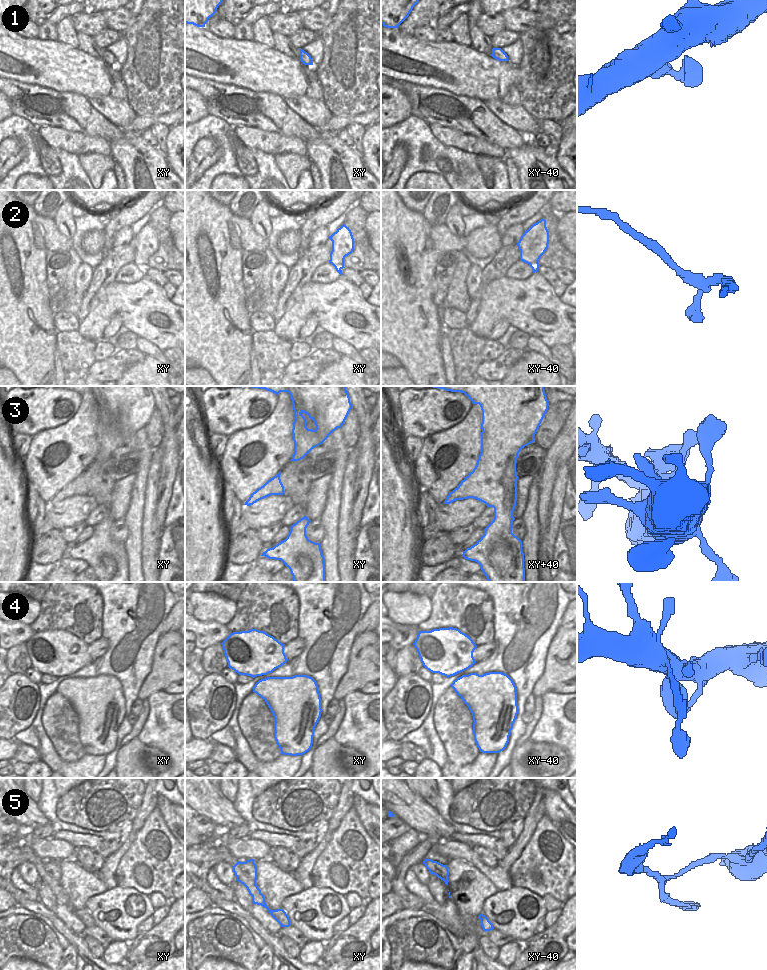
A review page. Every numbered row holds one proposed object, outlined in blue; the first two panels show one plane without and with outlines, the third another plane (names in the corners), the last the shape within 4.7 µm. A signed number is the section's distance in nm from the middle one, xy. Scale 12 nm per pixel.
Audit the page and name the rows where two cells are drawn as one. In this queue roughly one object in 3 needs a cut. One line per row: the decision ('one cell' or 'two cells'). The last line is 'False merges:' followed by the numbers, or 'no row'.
1: one cell
2: one cell
3: one cell
4: one cell
5: two cells
False merges: 5

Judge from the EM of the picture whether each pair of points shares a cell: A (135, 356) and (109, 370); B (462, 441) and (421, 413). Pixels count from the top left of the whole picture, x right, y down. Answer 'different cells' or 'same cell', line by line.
A: same cell
B: different cells

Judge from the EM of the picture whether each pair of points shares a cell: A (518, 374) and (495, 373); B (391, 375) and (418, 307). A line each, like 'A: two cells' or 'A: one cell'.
A: two cells
B: two cells

